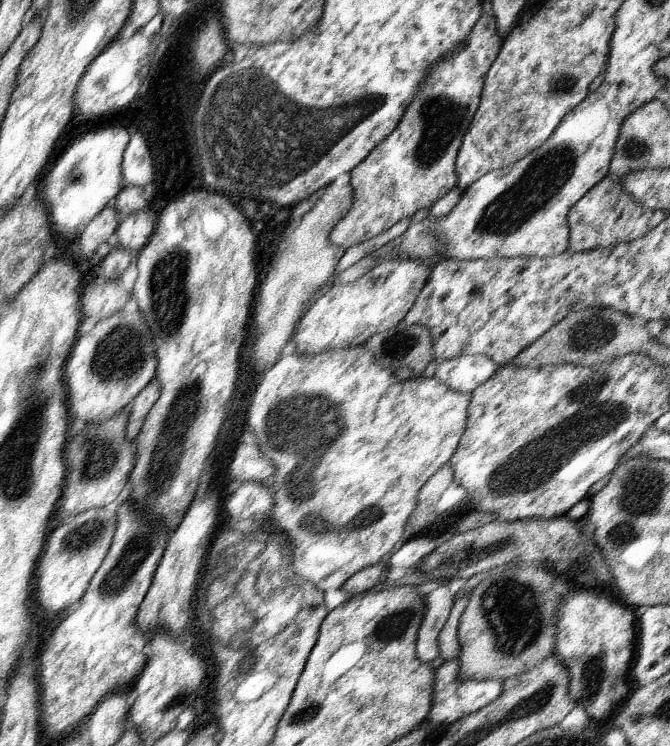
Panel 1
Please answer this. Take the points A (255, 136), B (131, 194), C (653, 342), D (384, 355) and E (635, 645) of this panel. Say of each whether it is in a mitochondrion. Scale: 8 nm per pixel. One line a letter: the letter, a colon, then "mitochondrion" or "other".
A: mitochondrion
B: other
C: other
D: mitochondrion
E: other

